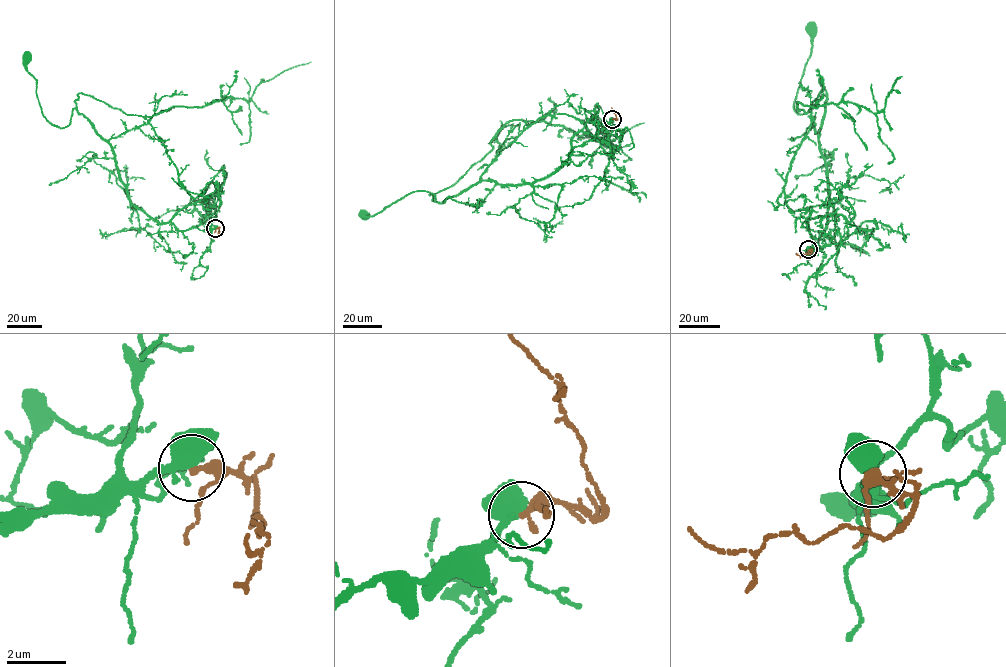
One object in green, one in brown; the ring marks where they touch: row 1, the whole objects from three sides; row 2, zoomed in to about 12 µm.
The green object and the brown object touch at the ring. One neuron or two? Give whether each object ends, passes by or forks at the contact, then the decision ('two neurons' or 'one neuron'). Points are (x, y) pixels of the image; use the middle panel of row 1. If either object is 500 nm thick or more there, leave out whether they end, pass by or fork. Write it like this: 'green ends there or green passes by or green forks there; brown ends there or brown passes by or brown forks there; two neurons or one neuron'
one neuron

